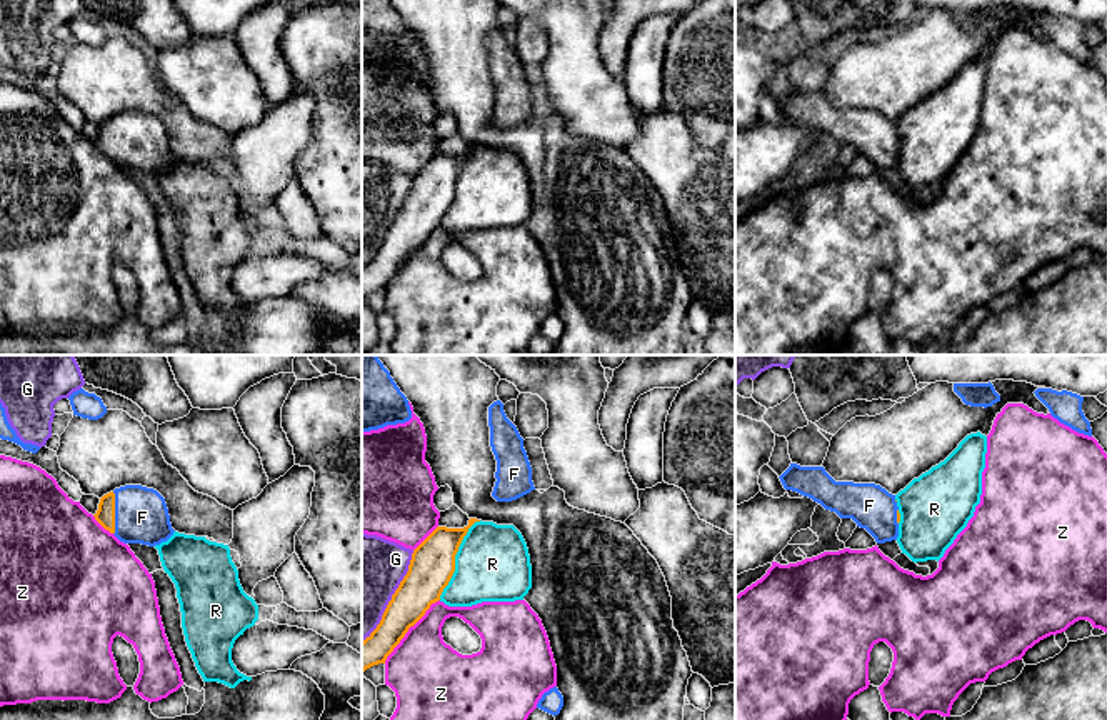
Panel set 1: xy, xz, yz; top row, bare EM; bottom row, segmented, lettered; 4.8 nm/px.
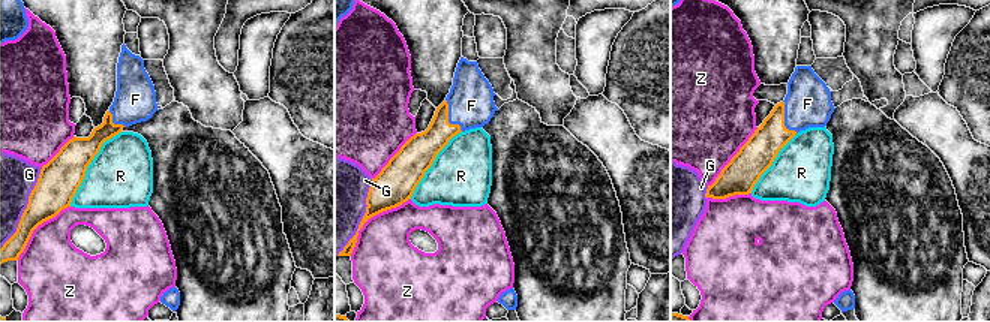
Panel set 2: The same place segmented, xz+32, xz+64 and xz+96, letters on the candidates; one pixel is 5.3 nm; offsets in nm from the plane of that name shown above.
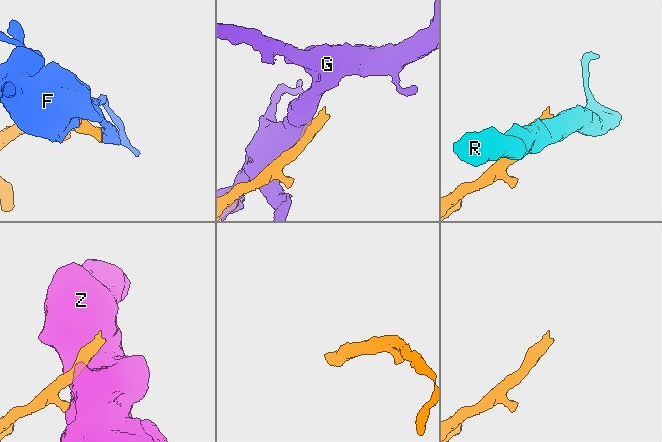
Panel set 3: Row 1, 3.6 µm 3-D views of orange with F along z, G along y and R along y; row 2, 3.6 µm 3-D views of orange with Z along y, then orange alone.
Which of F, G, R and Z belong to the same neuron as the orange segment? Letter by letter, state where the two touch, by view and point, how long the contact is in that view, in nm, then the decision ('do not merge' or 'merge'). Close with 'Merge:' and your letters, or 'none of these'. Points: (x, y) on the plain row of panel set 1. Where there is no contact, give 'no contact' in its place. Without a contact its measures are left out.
F: contact xy (114, 140); length 200 nm; merge
G: contact xz (392, 224); length 500 nm; do not merge
R: contact xz (454, 185); length 440 nm; do not merge
Z: contact xz (407, 257); length 420 nm; do not merge
Merge: F

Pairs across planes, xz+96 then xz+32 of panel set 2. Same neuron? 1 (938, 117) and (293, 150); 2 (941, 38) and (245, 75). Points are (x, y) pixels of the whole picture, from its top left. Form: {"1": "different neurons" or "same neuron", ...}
{"1": "same neuron", "2": "same neuron"}

